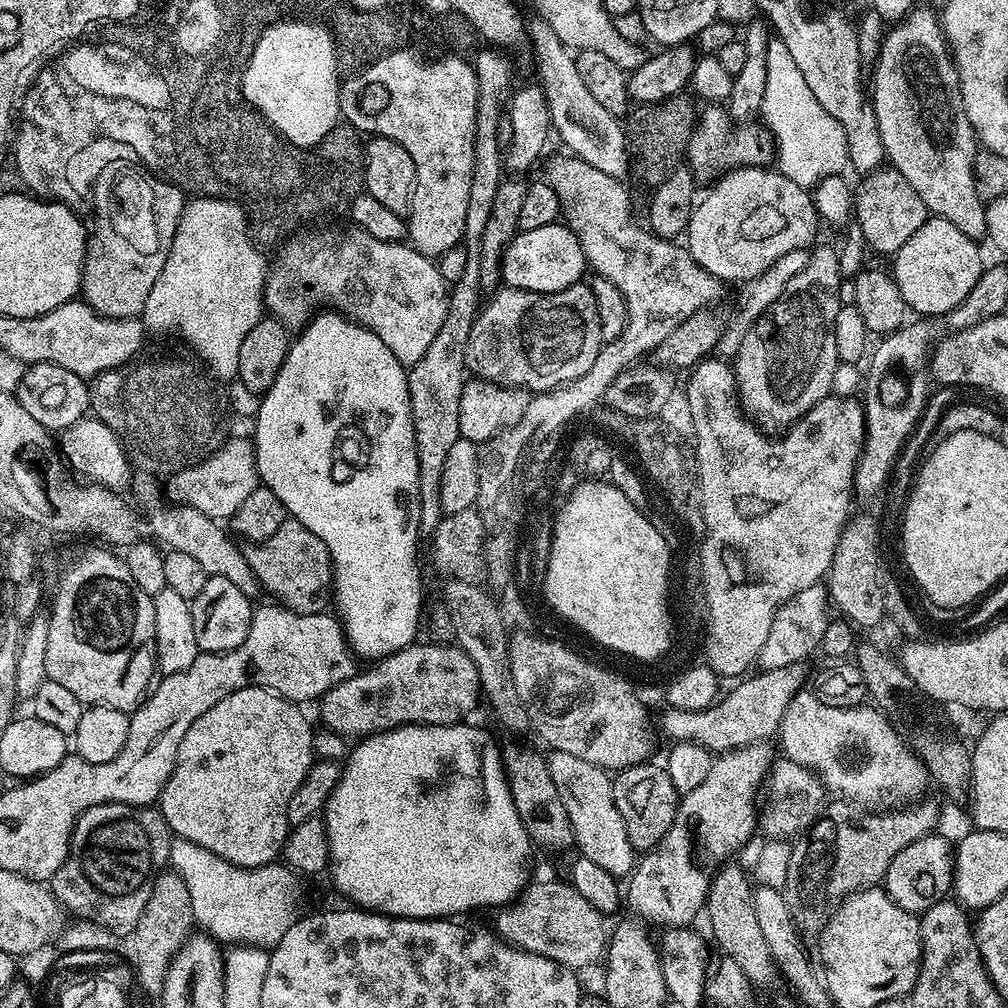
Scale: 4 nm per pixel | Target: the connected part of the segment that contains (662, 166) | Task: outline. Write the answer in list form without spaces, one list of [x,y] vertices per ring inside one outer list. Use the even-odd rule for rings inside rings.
[[[679,94],[654,104],[637,105],[625,115],[624,136],[631,141],[628,157],[633,177],[650,185],[650,188],[656,188],[667,180],[687,157],[689,140],[698,119],[698,108],[694,106],[695,99],[686,95]]]

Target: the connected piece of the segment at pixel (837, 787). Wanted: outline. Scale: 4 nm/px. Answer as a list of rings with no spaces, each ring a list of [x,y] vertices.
[[[823,704],[820,708],[812,708],[808,716],[796,716],[796,712],[786,710],[778,733],[778,741],[780,740],[781,746],[784,747],[783,755],[798,762],[808,771],[815,772],[829,793],[837,792],[835,795],[845,801],[855,802],[860,806],[905,806],[919,801],[924,796],[924,787],[930,784],[923,762],[905,743],[901,734],[899,736],[892,729],[892,724],[888,721],[891,719],[883,711],[867,712],[866,709],[864,706],[831,708]]]

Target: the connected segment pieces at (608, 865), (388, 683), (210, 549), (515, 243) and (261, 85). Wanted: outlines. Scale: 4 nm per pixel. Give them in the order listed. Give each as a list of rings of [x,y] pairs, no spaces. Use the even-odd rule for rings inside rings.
[[[557,752],[547,753],[550,778],[557,786],[562,805],[569,815],[570,826],[575,836],[575,847],[580,847],[579,855],[602,867],[615,878],[627,877],[633,871],[632,855],[634,849],[626,834],[626,822],[614,806],[613,777],[607,771],[574,754]]]
[[[413,642],[401,652],[394,652],[373,663],[369,672],[357,671],[355,676],[335,684],[319,701],[323,727],[341,738],[356,736],[363,738],[375,736],[378,732],[387,732],[401,728],[403,724],[459,724],[469,715],[464,709],[464,688],[468,688],[468,672],[472,672],[474,662],[464,668],[467,654],[459,646],[447,648],[444,644],[420,644]]]
[[[169,506],[170,508],[151,517],[151,531],[171,550],[186,552],[196,558],[208,576],[224,576],[238,586],[248,599],[257,599],[262,589],[256,576],[249,568],[247,555],[231,542],[215,519],[202,514],[192,507]]]
[[[557,222],[550,226],[538,226],[538,230],[520,232],[504,249],[502,280],[509,288],[521,288],[531,292],[561,292],[577,283],[586,271],[583,248],[579,238]]]
[[[294,20],[278,21],[269,23],[268,27],[260,33],[260,37],[256,39],[256,45],[252,51],[252,56],[248,60],[248,68],[244,72],[244,97],[249,104],[255,108],[265,108],[266,114],[263,119],[270,121],[273,128],[287,140],[300,140],[300,144],[309,144],[318,134],[322,134],[322,130],[327,124],[332,124],[332,116],[336,116],[336,79],[332,77],[332,43],[328,32],[321,26],[312,28],[312,24],[298,24]]]

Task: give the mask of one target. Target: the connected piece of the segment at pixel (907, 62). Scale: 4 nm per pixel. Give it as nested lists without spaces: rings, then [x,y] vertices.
[[[916,6],[908,13],[905,22],[889,27],[874,69],[876,73],[872,76],[870,107],[877,118],[887,163],[897,168],[902,178],[906,178],[906,182],[918,190],[918,198],[922,198],[931,215],[954,222],[954,226],[958,226],[958,230],[962,230],[962,234],[971,240],[983,241],[984,231],[989,231],[990,225],[985,201],[976,192],[972,173],[978,151],[976,131],[970,118],[966,118],[959,72],[937,13],[931,7]]]

